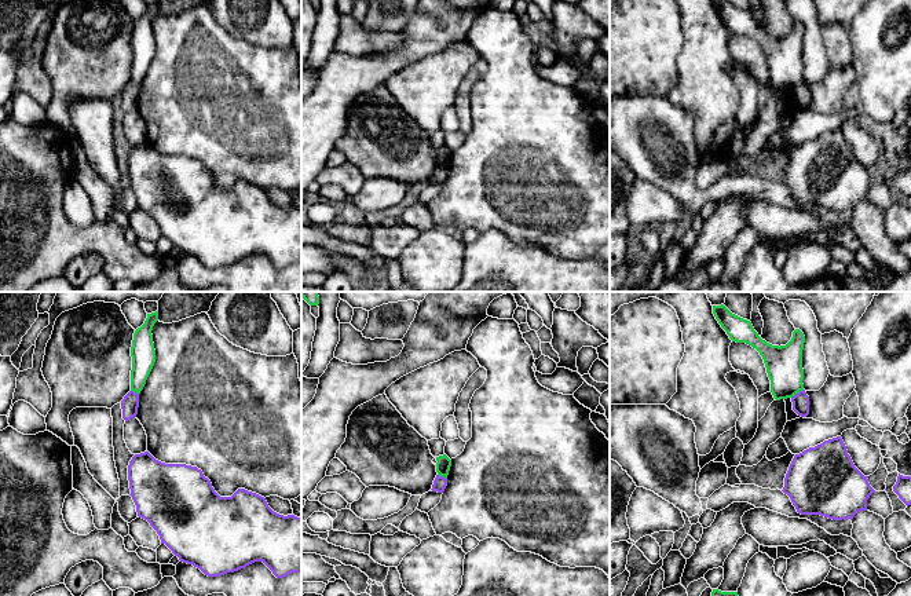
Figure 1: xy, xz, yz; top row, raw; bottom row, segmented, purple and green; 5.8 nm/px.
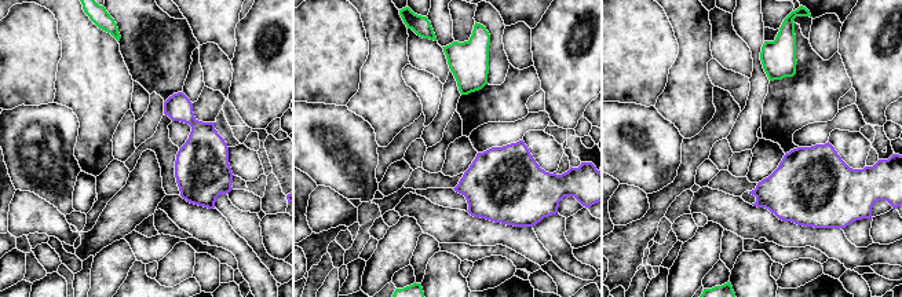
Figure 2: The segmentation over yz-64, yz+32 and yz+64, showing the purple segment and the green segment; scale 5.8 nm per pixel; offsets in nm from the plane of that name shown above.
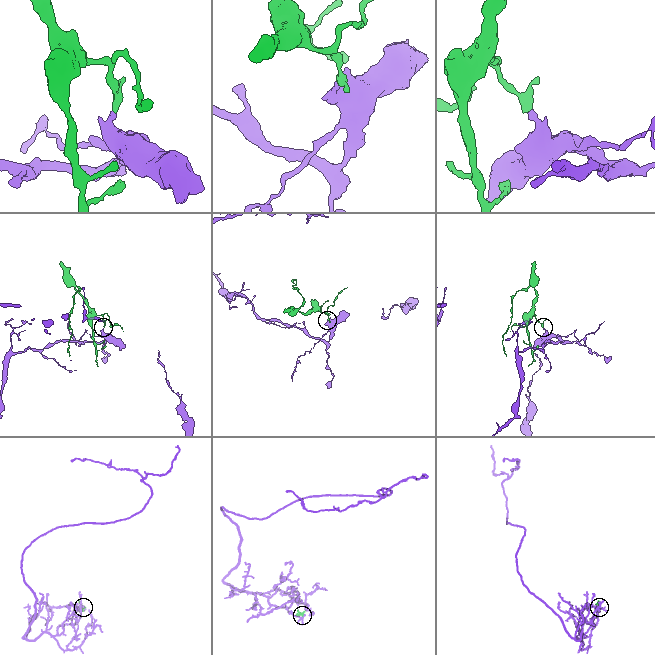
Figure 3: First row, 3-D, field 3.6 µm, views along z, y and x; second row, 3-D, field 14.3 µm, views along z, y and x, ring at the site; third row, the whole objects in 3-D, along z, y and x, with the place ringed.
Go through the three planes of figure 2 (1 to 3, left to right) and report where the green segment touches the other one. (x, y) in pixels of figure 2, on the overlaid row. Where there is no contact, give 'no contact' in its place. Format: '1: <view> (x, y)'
1: no contact
2: no contact
3: no contact

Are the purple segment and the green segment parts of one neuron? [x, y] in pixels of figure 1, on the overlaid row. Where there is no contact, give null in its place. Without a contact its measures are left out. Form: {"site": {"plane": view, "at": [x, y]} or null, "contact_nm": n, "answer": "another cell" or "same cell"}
{"site": {"plane": "yz", "at": [798, 392]}, "contact_nm": 90, "answer": "another cell"}

